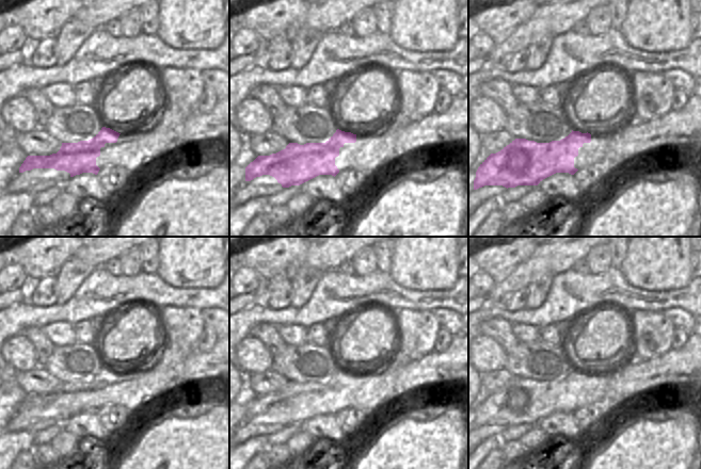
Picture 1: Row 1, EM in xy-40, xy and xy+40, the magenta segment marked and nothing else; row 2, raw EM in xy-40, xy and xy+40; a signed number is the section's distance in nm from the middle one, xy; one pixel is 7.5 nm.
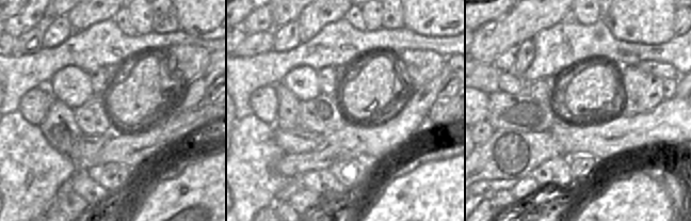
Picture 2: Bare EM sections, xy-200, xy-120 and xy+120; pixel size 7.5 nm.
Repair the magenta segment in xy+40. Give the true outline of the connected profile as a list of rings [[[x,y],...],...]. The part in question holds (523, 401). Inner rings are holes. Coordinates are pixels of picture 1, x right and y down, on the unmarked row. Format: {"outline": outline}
{"outline": [[[659,356],[648,360],[626,359],[618,367],[603,373],[573,370],[560,379],[537,382],[526,377],[515,377],[496,392],[491,392],[478,406],[474,428],[484,424],[538,424],[543,418],[556,411],[574,414],[574,397],[578,387],[622,386],[641,384],[654,376],[656,371],[667,371]]]}

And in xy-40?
{"outline": [[[170,347],[160,352],[157,359],[144,369],[118,372],[110,367],[102,366],[101,369],[89,379],[78,382],[62,382],[60,389],[50,394],[28,394],[19,411],[33,407],[54,407],[65,409],[70,416],[82,411],[98,413],[96,397],[100,394],[100,387],[108,386],[144,386],[146,384],[170,384],[176,376],[175,367],[180,371],[189,371],[191,368],[186,363],[195,354],[195,351]]]}

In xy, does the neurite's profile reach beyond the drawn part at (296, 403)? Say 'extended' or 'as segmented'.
extended

